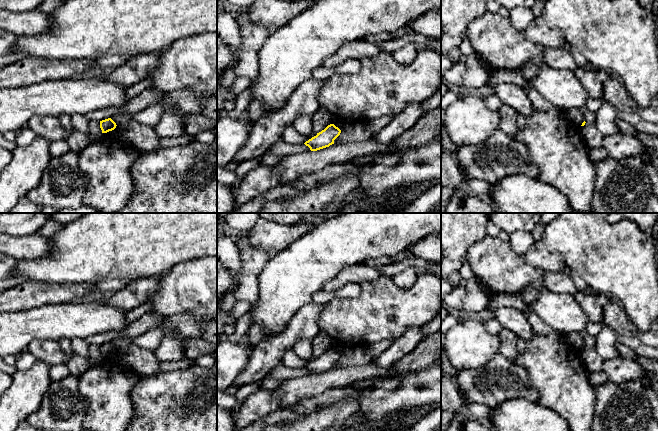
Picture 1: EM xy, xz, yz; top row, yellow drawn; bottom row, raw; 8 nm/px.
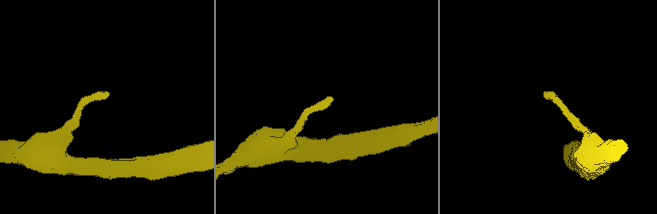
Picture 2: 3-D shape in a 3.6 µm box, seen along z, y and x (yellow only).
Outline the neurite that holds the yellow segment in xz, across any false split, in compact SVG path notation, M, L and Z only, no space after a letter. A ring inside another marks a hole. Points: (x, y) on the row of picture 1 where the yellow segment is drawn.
M330 124L304 144L308 146L311 151L317 151L334 144L334 140L340 135L340 133L341 130L338 127L334 124Z

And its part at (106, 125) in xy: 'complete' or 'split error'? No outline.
complete

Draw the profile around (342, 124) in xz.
M340 120L338 122L335 122L334 125L338 127L341 131L347 130L352 128L355 124L359 123L361 121L356 120Z

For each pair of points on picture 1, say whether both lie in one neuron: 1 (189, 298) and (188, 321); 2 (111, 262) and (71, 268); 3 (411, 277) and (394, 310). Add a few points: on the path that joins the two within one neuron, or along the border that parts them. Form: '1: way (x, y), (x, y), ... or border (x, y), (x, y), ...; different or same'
1: border (206, 315), (196, 316), (174, 313), (168, 317); different
2: way (101, 262), (81, 262); same
3: border (420, 272), (409, 287), (399, 287), (391, 278); different

